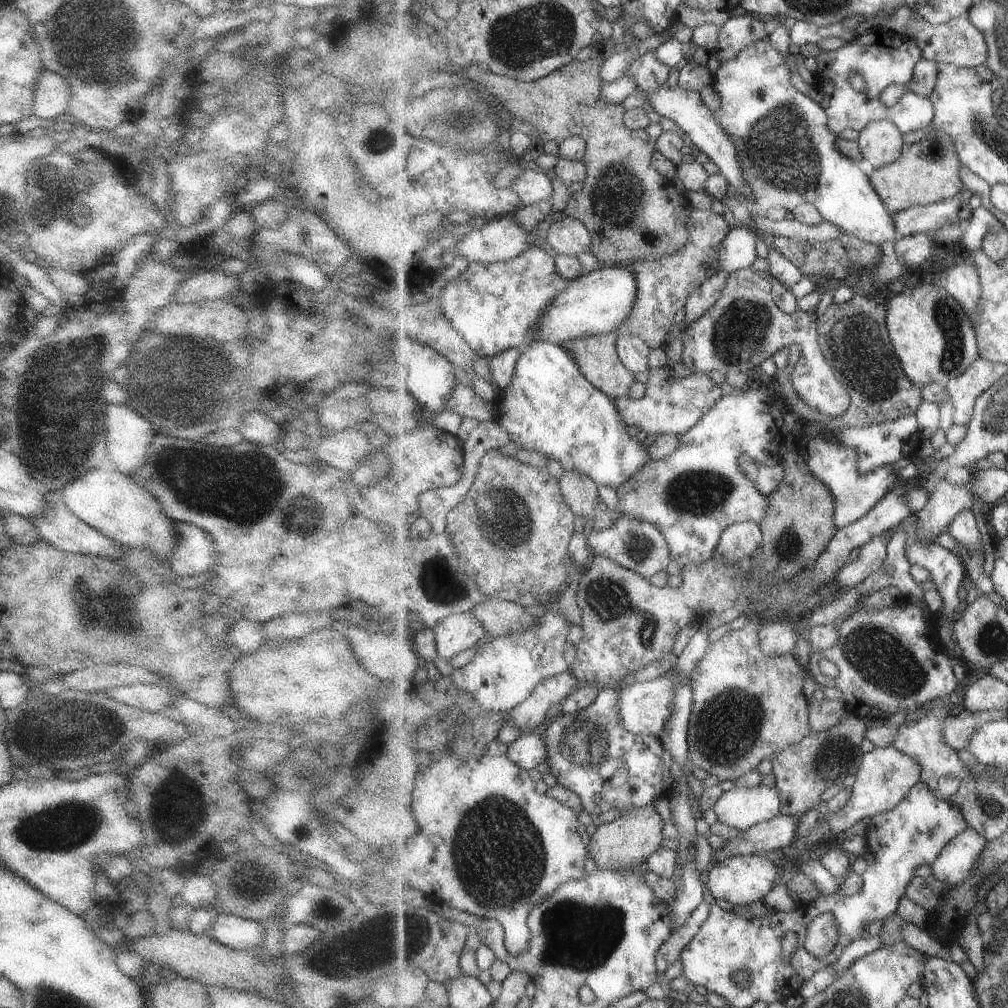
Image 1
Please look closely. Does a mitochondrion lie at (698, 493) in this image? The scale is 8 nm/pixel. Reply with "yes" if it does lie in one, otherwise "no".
yes

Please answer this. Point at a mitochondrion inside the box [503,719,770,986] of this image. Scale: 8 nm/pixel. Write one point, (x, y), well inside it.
(581, 937)

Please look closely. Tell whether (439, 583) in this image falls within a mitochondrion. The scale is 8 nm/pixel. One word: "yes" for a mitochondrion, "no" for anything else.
yes

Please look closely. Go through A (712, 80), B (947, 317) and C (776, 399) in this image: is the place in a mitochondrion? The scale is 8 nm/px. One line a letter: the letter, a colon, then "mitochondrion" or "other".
A: other
B: mitochondrion
C: other

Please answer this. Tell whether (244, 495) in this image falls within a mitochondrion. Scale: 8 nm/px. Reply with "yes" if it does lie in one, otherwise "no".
yes

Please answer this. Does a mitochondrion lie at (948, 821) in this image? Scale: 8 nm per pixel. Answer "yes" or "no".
no

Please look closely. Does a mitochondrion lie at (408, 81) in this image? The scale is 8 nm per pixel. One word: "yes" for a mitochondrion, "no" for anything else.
no

